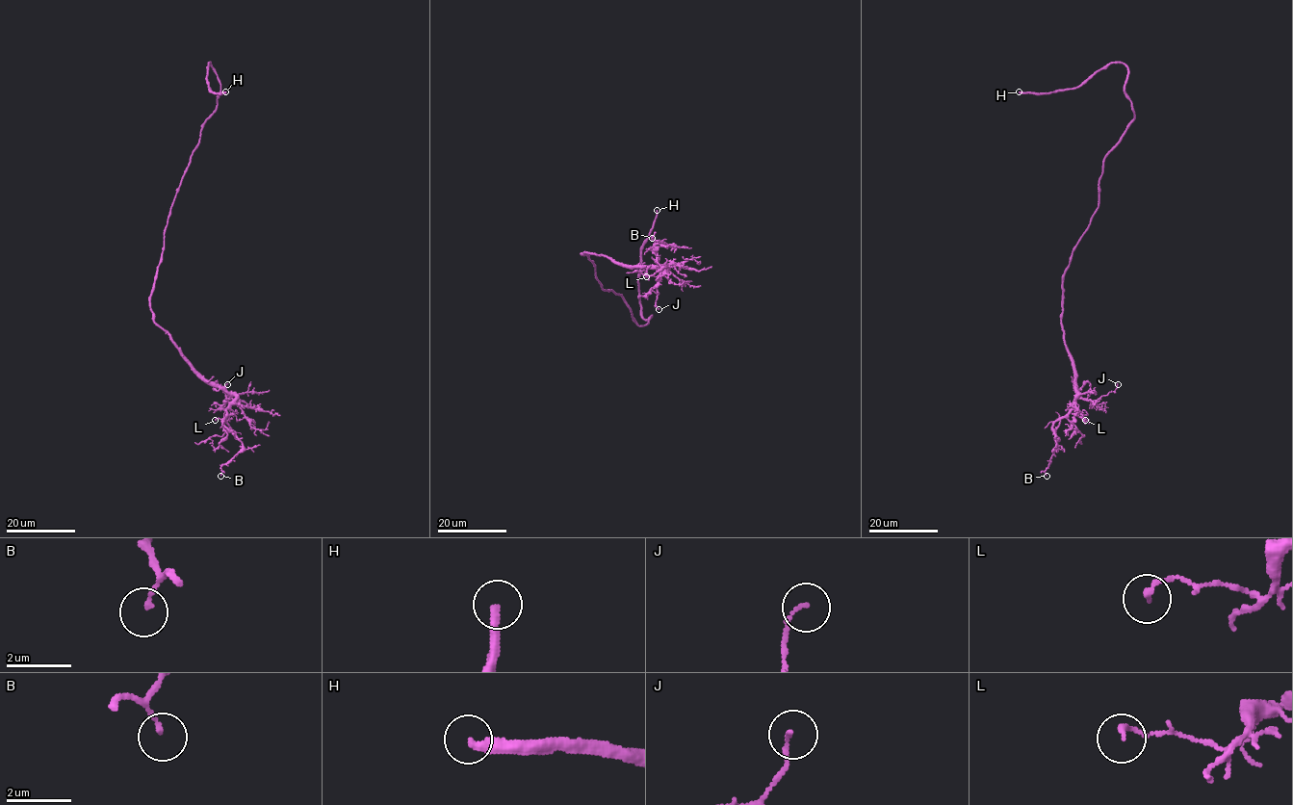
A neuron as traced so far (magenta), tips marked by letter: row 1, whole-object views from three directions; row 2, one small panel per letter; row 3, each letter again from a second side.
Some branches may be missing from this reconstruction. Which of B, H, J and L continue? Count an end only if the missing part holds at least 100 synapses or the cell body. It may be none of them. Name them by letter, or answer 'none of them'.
H

